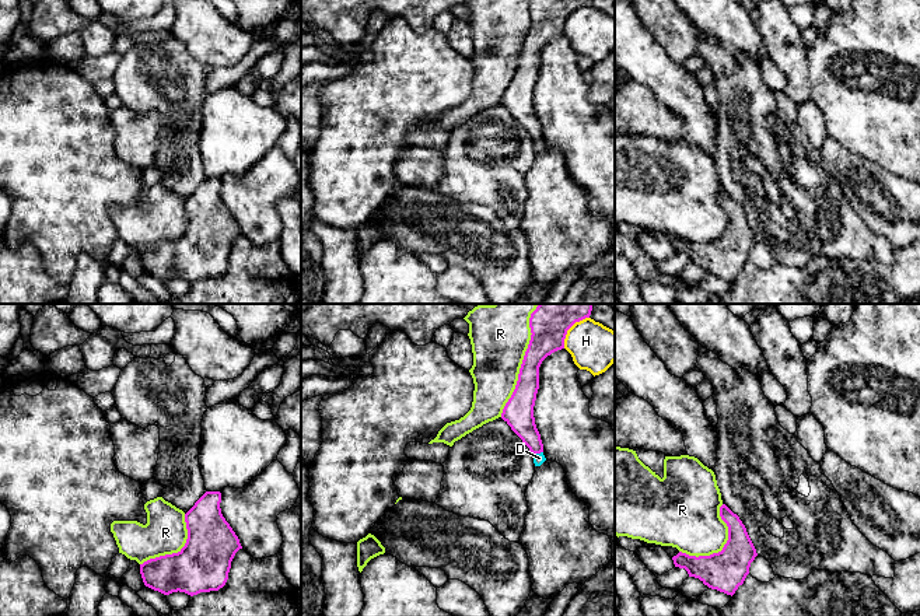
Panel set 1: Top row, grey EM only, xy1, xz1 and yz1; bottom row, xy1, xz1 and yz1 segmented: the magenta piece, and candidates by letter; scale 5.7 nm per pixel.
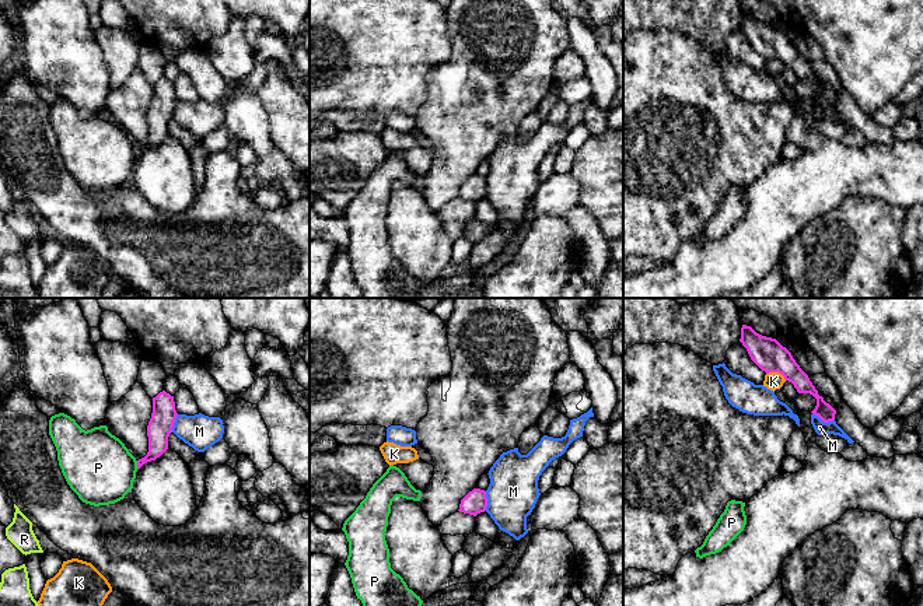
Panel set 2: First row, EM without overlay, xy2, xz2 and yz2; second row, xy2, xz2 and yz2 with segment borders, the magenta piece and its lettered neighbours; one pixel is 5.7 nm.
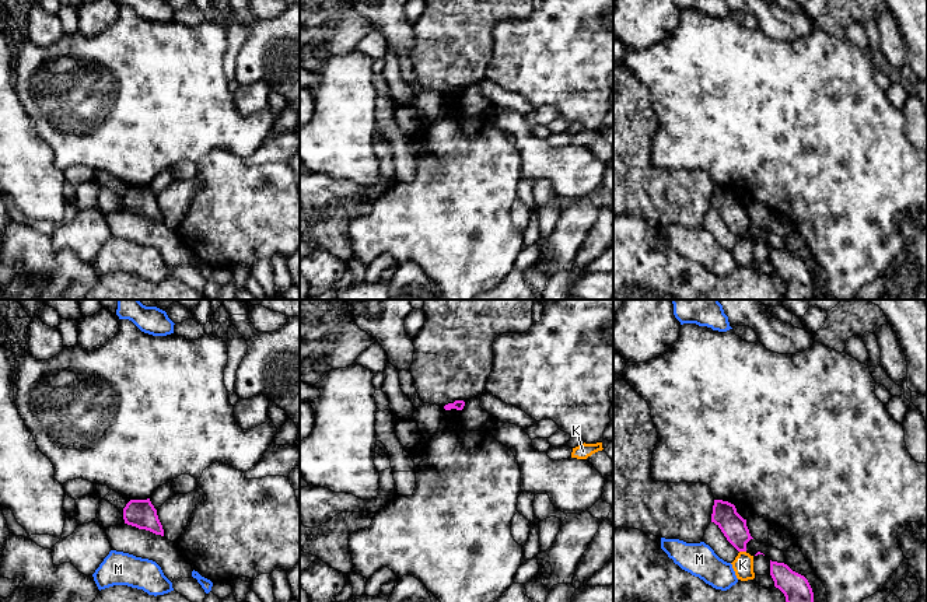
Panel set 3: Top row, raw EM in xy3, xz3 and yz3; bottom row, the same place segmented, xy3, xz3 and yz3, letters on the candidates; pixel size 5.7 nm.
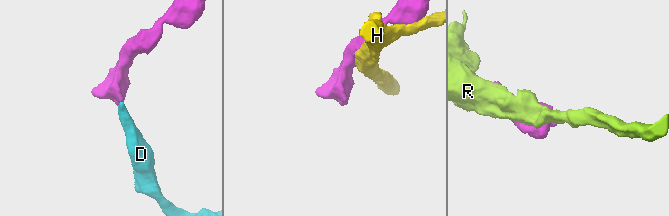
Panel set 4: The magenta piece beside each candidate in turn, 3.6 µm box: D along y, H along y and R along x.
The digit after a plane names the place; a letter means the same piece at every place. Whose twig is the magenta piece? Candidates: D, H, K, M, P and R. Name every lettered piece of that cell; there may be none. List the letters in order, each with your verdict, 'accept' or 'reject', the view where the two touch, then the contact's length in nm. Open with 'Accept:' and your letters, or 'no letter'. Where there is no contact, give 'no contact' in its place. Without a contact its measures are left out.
Accept: D
D: accept; contact in xz1; length 60 nm
H: reject; contact in xz1; length 240 nm
K: reject; contact in yz2; length 130 nm
M: reject; contact in yz2; length 130 nm
P: reject; contact in xy2; length 50 nm
R: reject; contact in xz1; length 700 nm

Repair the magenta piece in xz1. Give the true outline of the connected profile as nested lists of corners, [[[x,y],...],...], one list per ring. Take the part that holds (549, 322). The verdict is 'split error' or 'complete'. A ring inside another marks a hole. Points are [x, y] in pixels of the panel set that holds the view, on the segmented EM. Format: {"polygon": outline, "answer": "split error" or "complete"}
{"polygon": [[[539,304],[531,314],[531,340],[525,351],[515,389],[506,403],[501,419],[534,454],[535,466],[546,458],[535,424],[534,406],[539,389],[539,367],[552,353],[564,349],[567,330],[590,318],[592,304]]], "answer": "split error"}

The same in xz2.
{"polygon": [[[473,488],[461,500],[458,511],[476,516],[478,514],[485,512],[486,507],[486,491],[480,488]]], "answer": "complete"}

